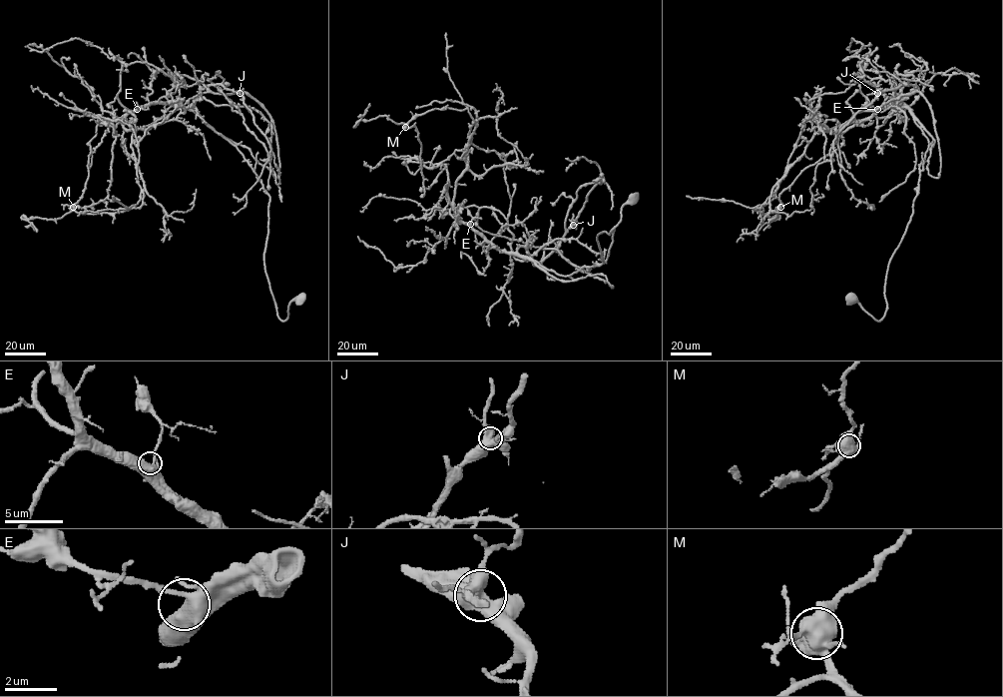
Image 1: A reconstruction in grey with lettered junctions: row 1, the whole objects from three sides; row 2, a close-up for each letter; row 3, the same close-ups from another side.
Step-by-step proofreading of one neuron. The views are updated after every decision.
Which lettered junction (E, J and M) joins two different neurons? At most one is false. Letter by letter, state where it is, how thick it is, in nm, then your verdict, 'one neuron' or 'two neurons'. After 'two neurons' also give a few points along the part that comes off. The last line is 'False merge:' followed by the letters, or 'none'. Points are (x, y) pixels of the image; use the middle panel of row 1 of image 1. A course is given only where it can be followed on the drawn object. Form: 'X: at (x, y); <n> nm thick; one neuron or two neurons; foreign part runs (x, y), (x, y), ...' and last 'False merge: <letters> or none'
E: at (470, 224); 550 nm thick; one neuron
J: at (573, 225); 500 nm thick; one neuron
M: at (405, 127); 700 nm thick; two neurons; foreign part runs (406, 127), (419, 115), (446, 108), (467, 108), (473, 124), (465, 150), (455, 150), (436, 164), (403, 164)
False merge: M

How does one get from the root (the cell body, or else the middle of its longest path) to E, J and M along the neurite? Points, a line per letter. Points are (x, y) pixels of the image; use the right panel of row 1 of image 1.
E: (851, 297), (877, 321), (883, 317), (888, 264), (912, 213), (919, 165), (928, 147), (903, 104), (877, 109)
J: (851, 297), (883, 317), (888, 264), (928, 147), (899, 107), (917, 87), (877, 93)
M: (851, 297), (883, 317), (928, 147), (912, 113), (827, 120), (842, 144), (780, 207)

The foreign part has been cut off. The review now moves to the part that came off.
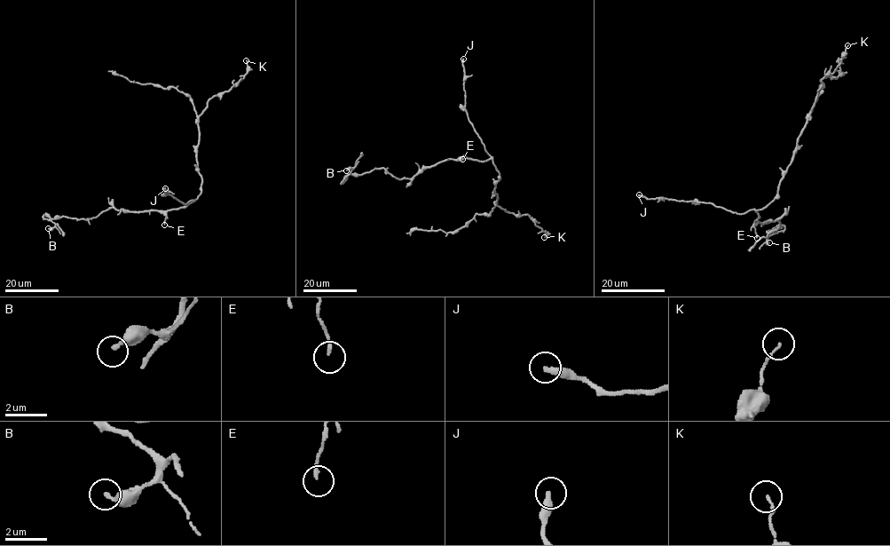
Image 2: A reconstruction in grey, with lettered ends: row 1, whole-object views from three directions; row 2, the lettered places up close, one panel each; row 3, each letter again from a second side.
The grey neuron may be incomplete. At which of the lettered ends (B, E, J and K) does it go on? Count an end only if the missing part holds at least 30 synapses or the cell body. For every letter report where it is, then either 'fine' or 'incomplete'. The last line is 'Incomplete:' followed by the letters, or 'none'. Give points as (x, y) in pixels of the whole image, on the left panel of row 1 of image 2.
B: (48, 228) | fine
E: (164, 225) | fine
J: (165, 188) | fine
K: (246, 60) | fine
Incomplete: none

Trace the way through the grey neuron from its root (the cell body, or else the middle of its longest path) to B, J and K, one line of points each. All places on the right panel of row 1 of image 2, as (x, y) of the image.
B: (760, 209), (755, 222), (780, 217), (780, 225), (767, 232), (784, 227), (771, 234), (769, 242)
J: (760, 209), (737, 214), (712, 202), (647, 199), (639, 194)
K: (760, 209), (776, 194), (822, 80), (834, 71), (847, 45)

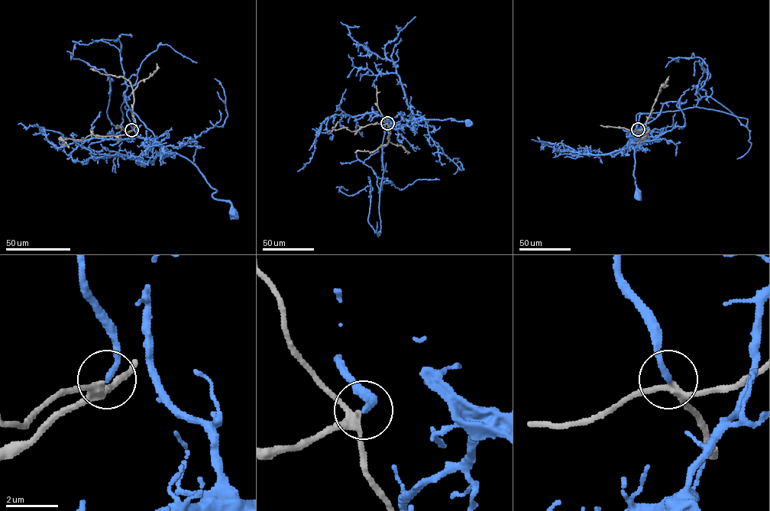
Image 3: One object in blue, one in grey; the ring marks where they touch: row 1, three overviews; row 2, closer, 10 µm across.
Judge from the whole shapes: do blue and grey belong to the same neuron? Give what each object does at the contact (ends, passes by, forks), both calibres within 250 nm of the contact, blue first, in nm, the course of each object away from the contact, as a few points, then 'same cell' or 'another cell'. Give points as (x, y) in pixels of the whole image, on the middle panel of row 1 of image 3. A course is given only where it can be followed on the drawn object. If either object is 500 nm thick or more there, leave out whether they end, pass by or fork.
blue ends; grey forks; calibres 240 and 200 nm; course blue (387, 123), (383, 121), (384, 131), (389, 124), (404, 119), (412, 123), (450, 118), (468, 122); course grey (387, 123), (390, 131), (386, 145), (381, 144), (371, 152), (354, 152); same cell

